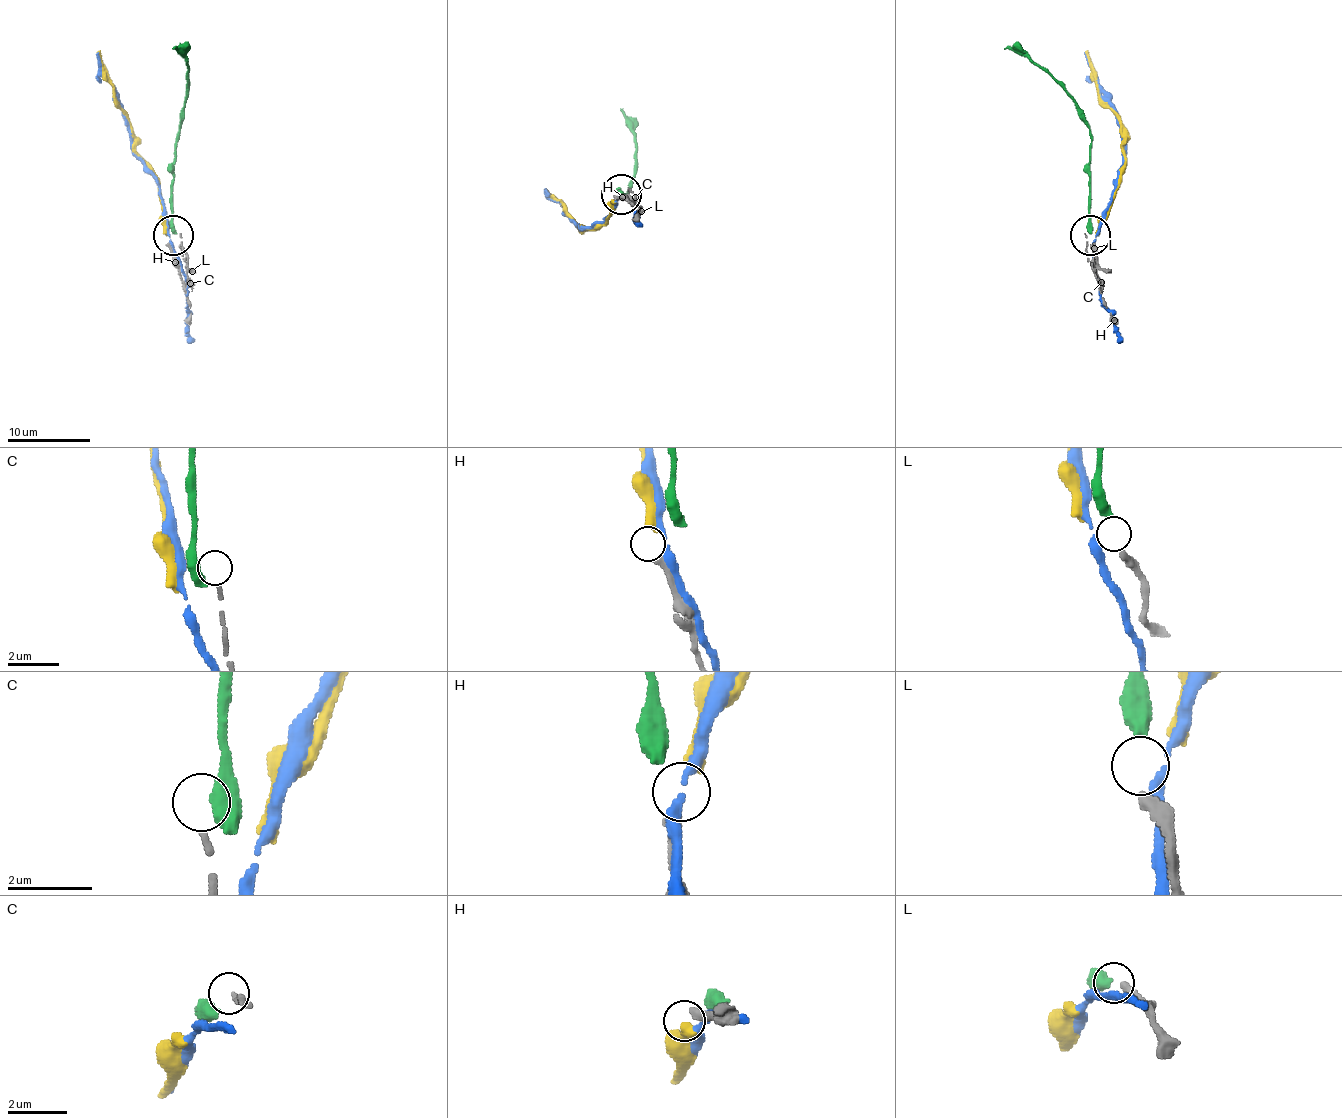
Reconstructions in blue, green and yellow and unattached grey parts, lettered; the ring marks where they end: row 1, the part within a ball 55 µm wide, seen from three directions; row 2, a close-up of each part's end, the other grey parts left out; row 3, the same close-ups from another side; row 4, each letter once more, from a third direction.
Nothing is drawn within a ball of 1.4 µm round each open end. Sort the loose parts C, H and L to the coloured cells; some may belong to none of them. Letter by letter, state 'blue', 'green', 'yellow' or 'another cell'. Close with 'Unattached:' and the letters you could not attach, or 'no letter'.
C: another cell
H: yellow
L: green
Unattached: C

